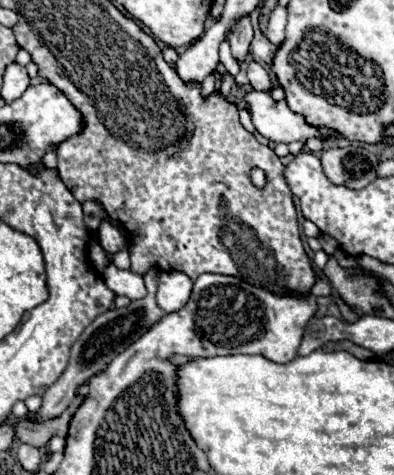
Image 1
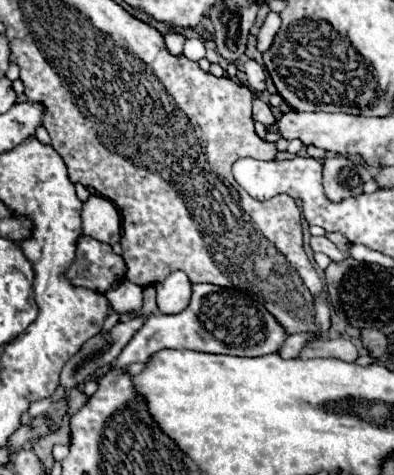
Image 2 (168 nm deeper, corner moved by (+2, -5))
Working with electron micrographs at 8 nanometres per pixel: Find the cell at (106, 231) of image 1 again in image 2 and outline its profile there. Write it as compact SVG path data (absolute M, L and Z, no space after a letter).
M90 195L82 205L82 233L114 245L120 241L120 213L116 205L98 195Z

